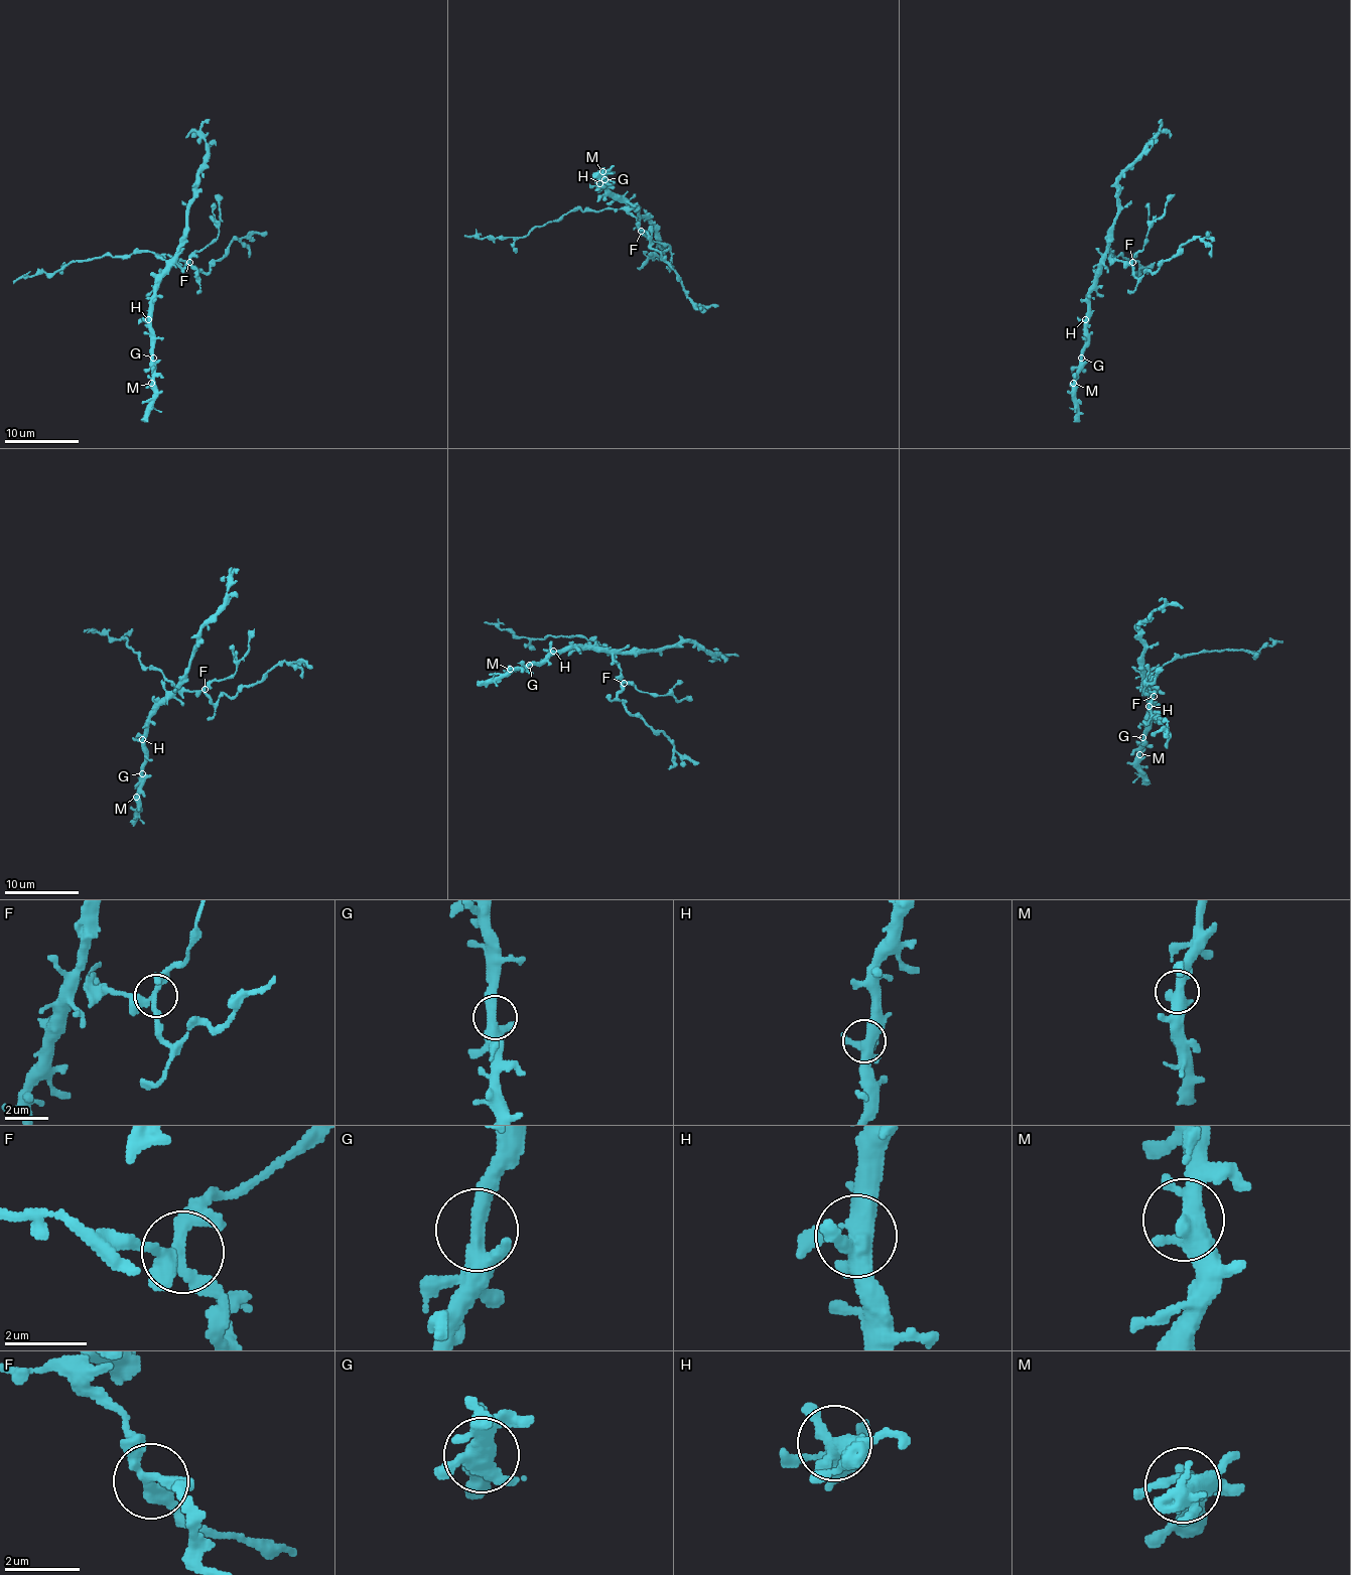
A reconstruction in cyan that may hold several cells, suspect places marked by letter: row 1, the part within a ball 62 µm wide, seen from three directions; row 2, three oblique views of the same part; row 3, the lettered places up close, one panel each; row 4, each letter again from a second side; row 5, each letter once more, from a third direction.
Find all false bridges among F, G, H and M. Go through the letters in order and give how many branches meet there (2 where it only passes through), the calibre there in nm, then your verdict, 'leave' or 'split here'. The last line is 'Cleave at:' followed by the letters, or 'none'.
F: 4 | 260 nm | leave
G: 3 | 360 nm | leave
H: 4 | 440 nm | leave
M: 4 | 400 nm | leave
Cleave at: none

